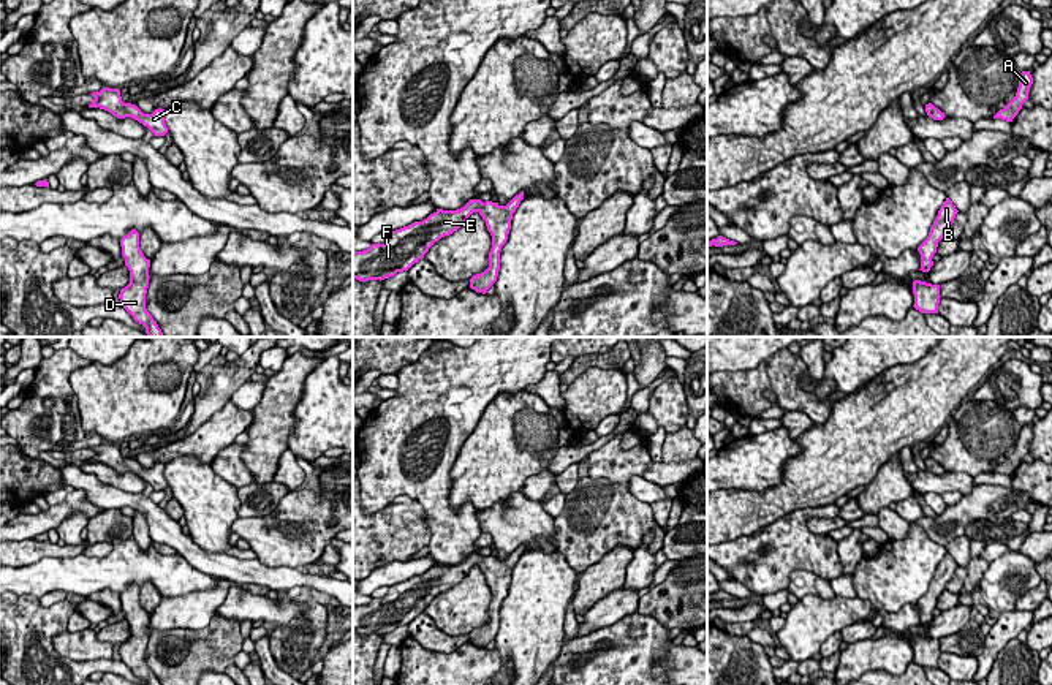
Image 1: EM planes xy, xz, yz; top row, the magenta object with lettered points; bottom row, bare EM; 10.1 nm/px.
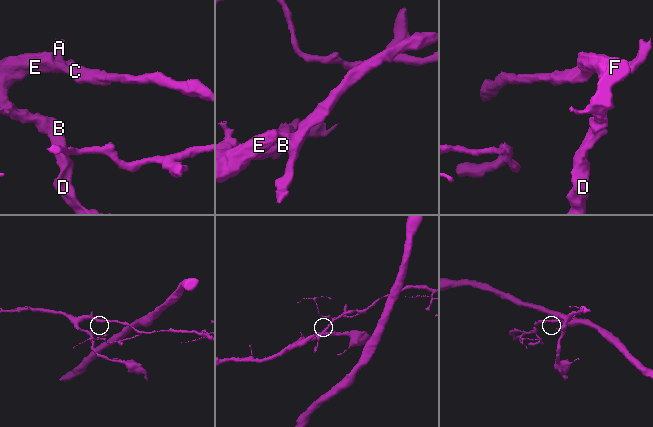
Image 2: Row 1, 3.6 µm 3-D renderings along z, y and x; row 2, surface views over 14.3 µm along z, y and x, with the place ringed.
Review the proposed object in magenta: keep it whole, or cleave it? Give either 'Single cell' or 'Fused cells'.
Single cell

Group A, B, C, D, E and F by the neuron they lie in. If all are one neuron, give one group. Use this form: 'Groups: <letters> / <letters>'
Groups: A B C D E F

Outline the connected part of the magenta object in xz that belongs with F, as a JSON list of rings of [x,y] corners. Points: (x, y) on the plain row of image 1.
[[[524,546],[516,549],[506,560],[481,554],[470,554],[457,565],[437,563],[422,576],[389,587],[384,598],[372,598],[367,604],[353,604],[353,633],[359,636],[384,634],[397,626],[408,625],[424,612],[429,603],[441,592],[457,585],[473,566],[486,576],[492,590],[489,622],[470,633],[470,642],[486,649],[497,636],[500,625],[500,606],[508,595],[513,568],[524,554]]]

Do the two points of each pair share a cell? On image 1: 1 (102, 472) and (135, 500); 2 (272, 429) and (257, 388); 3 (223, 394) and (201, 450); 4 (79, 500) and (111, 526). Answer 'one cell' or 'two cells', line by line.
1: two cells
2: two cells
3: two cells
4: two cells

